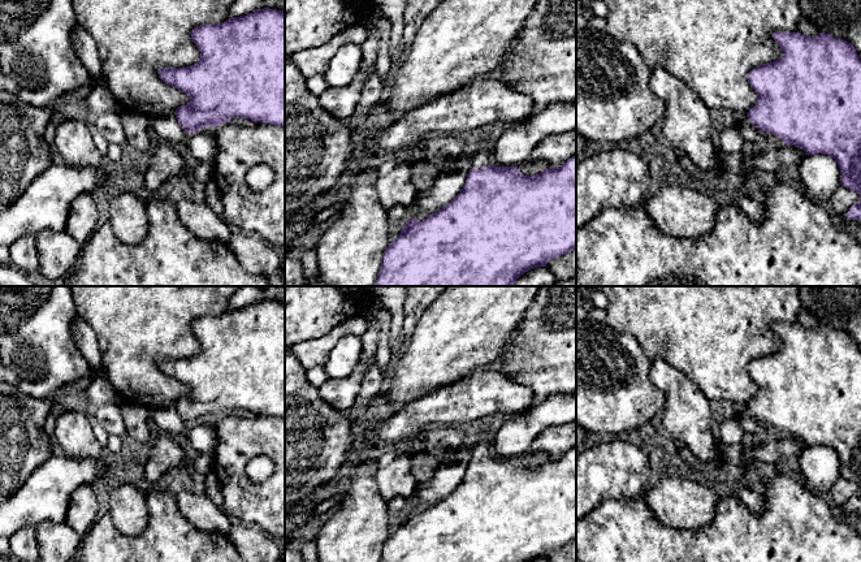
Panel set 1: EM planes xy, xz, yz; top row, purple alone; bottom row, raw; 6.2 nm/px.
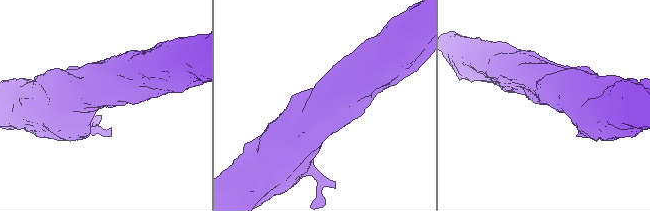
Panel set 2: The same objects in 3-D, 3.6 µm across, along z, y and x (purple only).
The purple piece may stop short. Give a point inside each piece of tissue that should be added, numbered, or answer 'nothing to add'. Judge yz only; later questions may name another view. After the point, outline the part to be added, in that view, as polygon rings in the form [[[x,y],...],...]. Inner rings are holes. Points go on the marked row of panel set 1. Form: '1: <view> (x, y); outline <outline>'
1: yz (740, 121); outline [[[747,114],[736,116],[736,120],[732,124],[732,126],[739,130],[741,126],[744,126],[748,122],[749,122],[749,118],[747,117]]]

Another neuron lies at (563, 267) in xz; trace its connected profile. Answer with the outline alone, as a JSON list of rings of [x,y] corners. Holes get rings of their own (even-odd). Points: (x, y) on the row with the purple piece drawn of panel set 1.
[[[576,248],[559,258],[550,259],[546,267],[558,280],[576,276]]]

